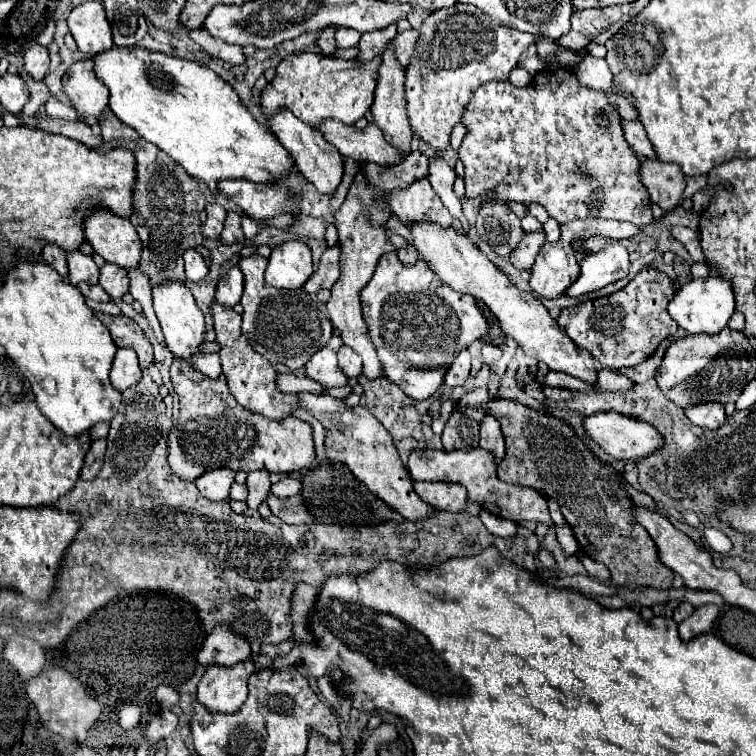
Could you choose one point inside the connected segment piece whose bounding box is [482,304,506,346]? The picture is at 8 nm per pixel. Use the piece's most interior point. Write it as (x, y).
(495, 336)

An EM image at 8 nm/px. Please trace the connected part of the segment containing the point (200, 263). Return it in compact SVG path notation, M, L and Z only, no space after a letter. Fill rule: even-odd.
M194 248L184 252L184 266L186 266L186 278L188 280L198 282L198 280L204 280L208 274L208 266L206 266L204 258Z

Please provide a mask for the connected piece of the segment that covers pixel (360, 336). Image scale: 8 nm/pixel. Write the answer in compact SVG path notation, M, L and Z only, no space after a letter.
M358 172L354 184L348 190L344 204L336 212L336 228L338 228L340 248L342 248L342 256L340 256L342 274L340 274L340 280L332 286L332 296L326 302L326 308L328 308L332 324L340 330L342 342L346 346L350 346L356 354L362 356L362 360L364 360L362 372L364 372L364 376L370 376L370 378L382 376L382 366L376 358L374 344L370 344L368 328L366 328L366 324L362 320L362 312L360 312L358 294L368 284L378 258L384 252L394 252L394 246L390 244L390 240L386 240L386 230L384 230L384 224L388 222L390 216L392 216L392 212L388 210L388 204L386 204L386 192L376 190L376 188L366 188L364 176Z

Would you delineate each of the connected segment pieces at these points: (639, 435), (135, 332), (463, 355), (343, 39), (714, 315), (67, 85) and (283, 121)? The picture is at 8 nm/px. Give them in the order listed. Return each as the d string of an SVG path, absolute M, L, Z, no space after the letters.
M614 410L586 416L584 430L614 460L638 460L638 458L646 458L654 450L662 448L662 436L658 434L658 430L654 426L640 422L640 420L634 420L634 418L624 416L620 412L614 412Z
M96 312L98 320L110 330L114 342L118 348L132 348L138 354L140 360L140 368L146 370L152 364L152 344L148 342L148 338L144 336L142 328L128 316L110 316L110 314L102 314Z
M462 350L448 368L444 382L450 386L462 386L468 376L470 376L470 352Z
M338 28L336 30L336 48L352 48L360 40L360 34L352 28Z
M708 276L708 278L692 278L688 284L684 284L674 298L668 304L668 314L680 328L684 328L688 334L716 334L722 326L728 324L730 316L734 314L734 288L728 280L720 276Z
M92 60L74 62L62 76L62 90L70 98L80 120L100 116L108 106L106 86L92 72Z
M278 112L274 120L268 120L268 124L274 130L276 138L280 140L280 144L290 152L290 156L296 162L296 168L306 176L306 180L312 182L320 194L334 196L342 182L344 166L342 166L340 152L332 144L326 144L326 138L322 136L322 132L318 132L316 128L310 128L308 124L302 124L298 118L290 116L290 112Z

